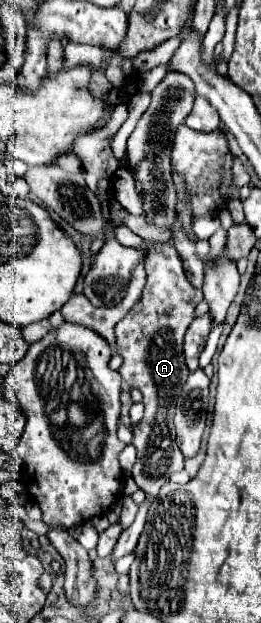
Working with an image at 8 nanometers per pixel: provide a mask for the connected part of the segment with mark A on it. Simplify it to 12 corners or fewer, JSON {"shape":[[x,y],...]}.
{"shape":[[149,250],[141,300],[115,326],[143,392],[133,480],[157,496],[185,466],[173,412],[203,292],[177,250]]}

